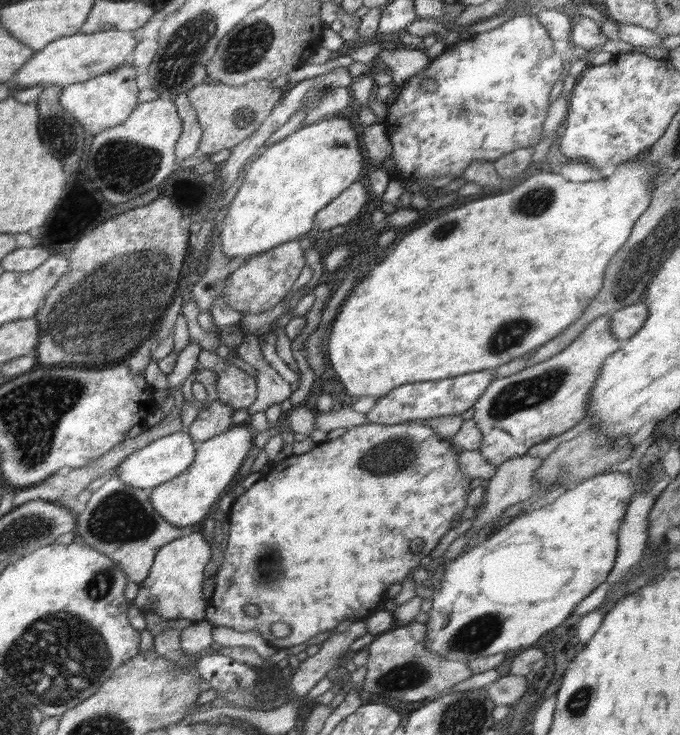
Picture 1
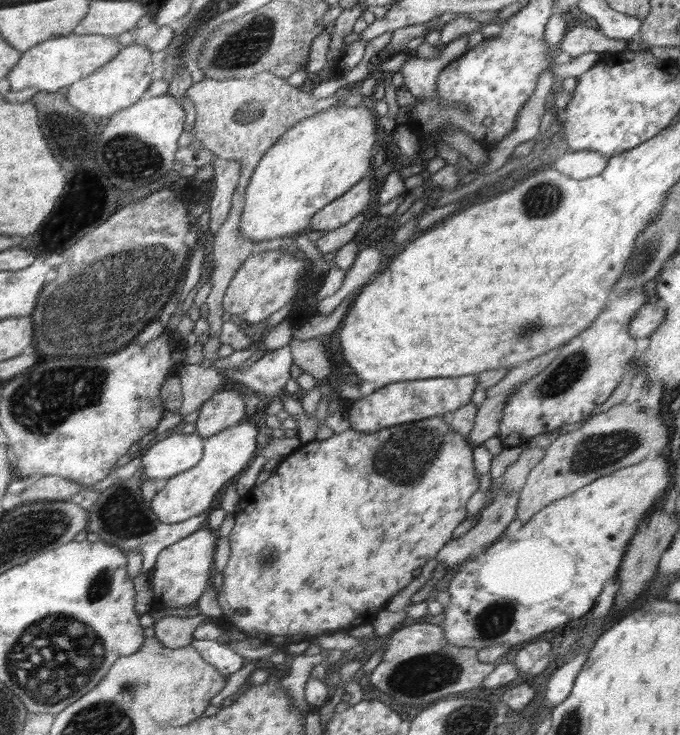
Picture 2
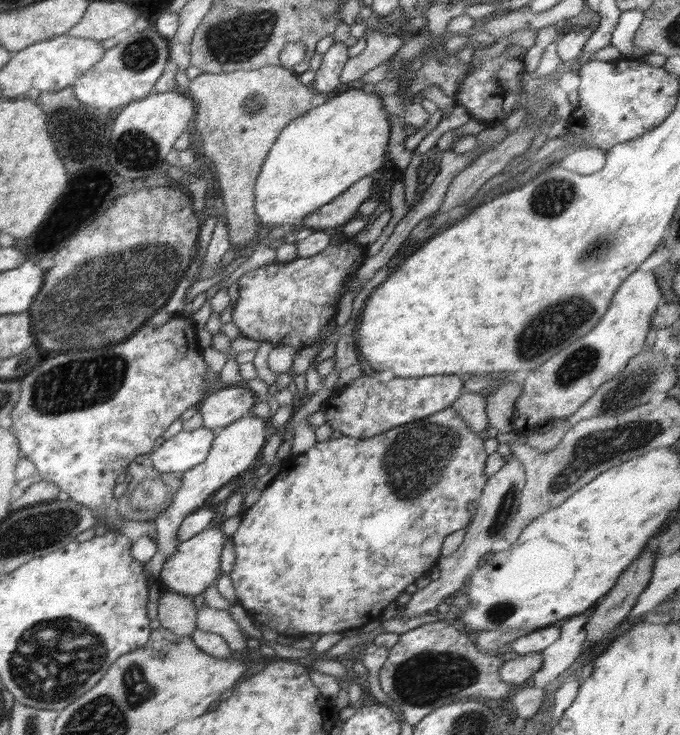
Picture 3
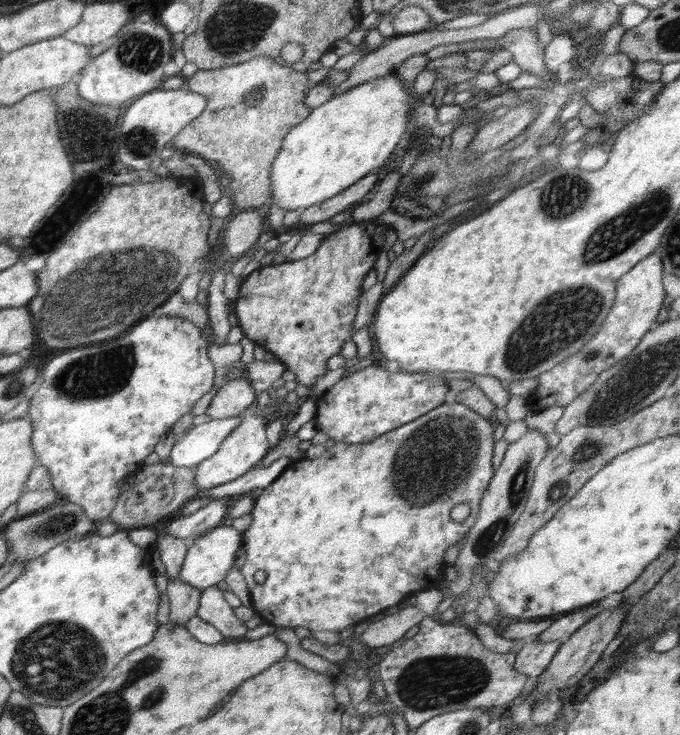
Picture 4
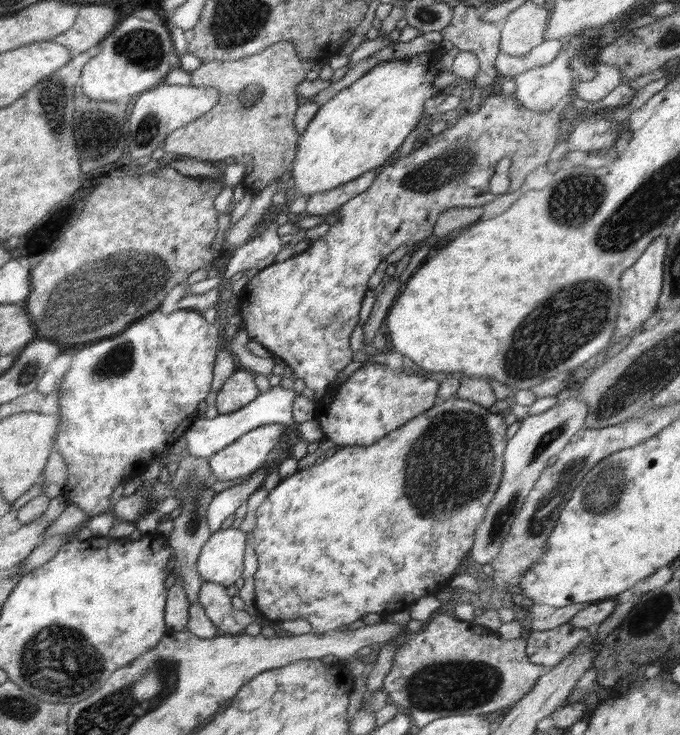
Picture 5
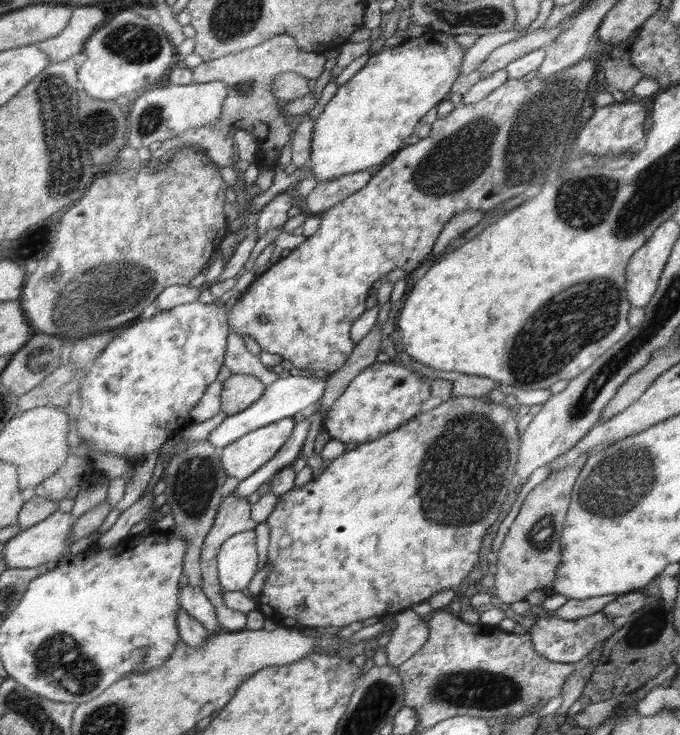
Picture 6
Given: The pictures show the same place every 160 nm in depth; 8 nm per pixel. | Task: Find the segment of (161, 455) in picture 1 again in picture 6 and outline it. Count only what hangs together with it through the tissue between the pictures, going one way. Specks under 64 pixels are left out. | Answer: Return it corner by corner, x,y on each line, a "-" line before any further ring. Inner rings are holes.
293,372
286,378
278,377
272,384
268,385
265,393
254,405
250,405
247,409
242,410
238,414
226,417
216,429
214,429
207,438
214,446
223,449
225,446
231,445
232,442
238,441
240,437
252,432
253,430
271,425
273,422
282,421
285,418
293,417
304,408
308,408
310,404
315,404
318,400
322,400
325,389
327,388
327,379
330,375
322,378
318,376
301,375

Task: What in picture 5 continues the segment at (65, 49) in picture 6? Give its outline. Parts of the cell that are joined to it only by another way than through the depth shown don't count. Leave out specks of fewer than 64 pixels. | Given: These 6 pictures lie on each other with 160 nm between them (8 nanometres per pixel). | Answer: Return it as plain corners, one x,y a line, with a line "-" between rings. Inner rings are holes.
90,3
82,6
84,8
80,8
75,24
51,40
68,47
72,56
95,48
115,29
120,20
118,11
109,4

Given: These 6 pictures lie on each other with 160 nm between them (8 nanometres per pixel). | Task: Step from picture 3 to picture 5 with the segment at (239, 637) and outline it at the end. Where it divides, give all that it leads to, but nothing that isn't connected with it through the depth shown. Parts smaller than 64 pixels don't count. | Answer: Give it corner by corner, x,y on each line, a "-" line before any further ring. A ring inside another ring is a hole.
203,582
198,600
208,618
211,618
211,622
220,630
220,634
241,634
247,626
262,617
260,614
255,617
250,616
245,610
236,610
232,606
227,588
214,582

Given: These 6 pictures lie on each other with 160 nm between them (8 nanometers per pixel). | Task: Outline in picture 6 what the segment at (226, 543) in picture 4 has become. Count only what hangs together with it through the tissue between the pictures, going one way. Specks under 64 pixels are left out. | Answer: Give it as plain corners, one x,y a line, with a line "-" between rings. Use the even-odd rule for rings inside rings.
245,530
228,538
216,555
219,582
227,593
243,591
258,570
256,533

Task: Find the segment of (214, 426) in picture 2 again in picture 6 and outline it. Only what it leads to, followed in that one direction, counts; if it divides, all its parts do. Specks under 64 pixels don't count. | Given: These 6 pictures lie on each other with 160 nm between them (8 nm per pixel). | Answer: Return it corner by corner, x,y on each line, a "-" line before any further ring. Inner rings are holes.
234,374
223,382
221,392
221,410
227,416
238,414
254,405
267,388
257,376

